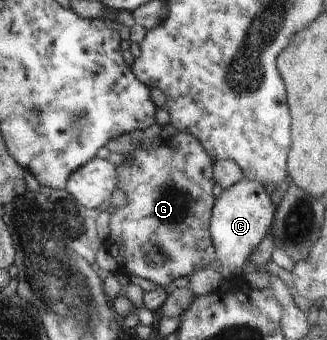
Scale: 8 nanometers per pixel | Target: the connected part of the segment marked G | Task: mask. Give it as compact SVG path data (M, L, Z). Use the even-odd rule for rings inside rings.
M179 132L170 140L159 140L155 144L142 143L128 156L129 162L117 167L119 178L118 188L127 196L127 204L123 208L111 210L109 224L110 236L105 240L104 248L118 262L121 270L129 275L141 276L151 280L153 284L167 286L176 278L185 278L198 270L206 269L212 262L217 261L215 244L209 236L209 223L215 197L213 196L214 161L205 152L203 145L192 134ZM149 248L159 248L163 256L163 264L153 266L149 260Z

